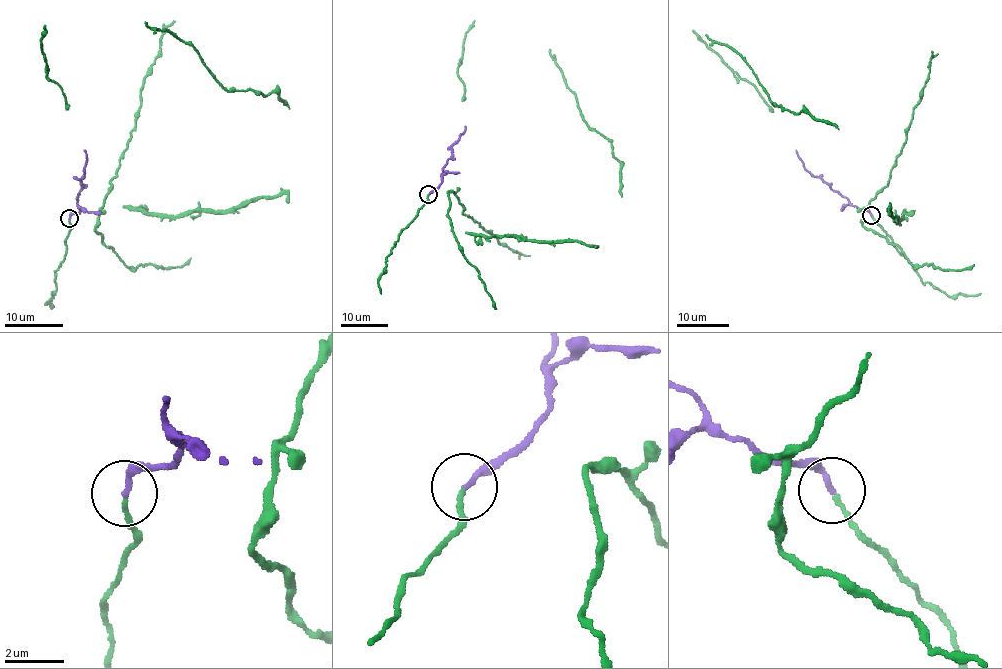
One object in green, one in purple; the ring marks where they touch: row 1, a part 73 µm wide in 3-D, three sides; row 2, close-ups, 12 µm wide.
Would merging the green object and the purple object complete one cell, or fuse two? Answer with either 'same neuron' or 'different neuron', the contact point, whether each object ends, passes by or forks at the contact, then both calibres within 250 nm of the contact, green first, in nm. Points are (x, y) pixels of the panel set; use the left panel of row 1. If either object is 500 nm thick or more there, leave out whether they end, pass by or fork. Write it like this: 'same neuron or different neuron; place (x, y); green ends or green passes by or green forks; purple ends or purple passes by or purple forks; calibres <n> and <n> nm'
same neuron; place (69, 218); green ends; purple ends; calibres 150 and 190 nm

